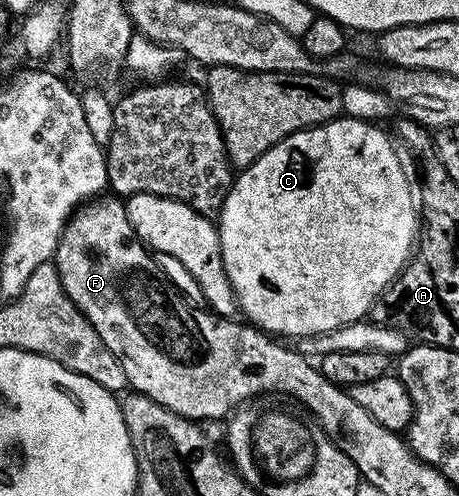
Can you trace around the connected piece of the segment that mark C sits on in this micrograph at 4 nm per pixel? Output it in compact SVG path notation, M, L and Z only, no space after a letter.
M335 118L332 122L324 122L322 126L313 126L310 130L289 134L234 177L233 187L229 190L219 215L223 268L237 297L240 313L245 313L244 317L266 334L280 336L285 340L296 340L319 332L331 332L349 322L362 321L372 311L373 302L410 261L419 238L419 210L415 205L414 191L413 194L409 191L409 178L401 167L401 158L393 151L394 139L389 139L381 128L380 125L358 118Z

